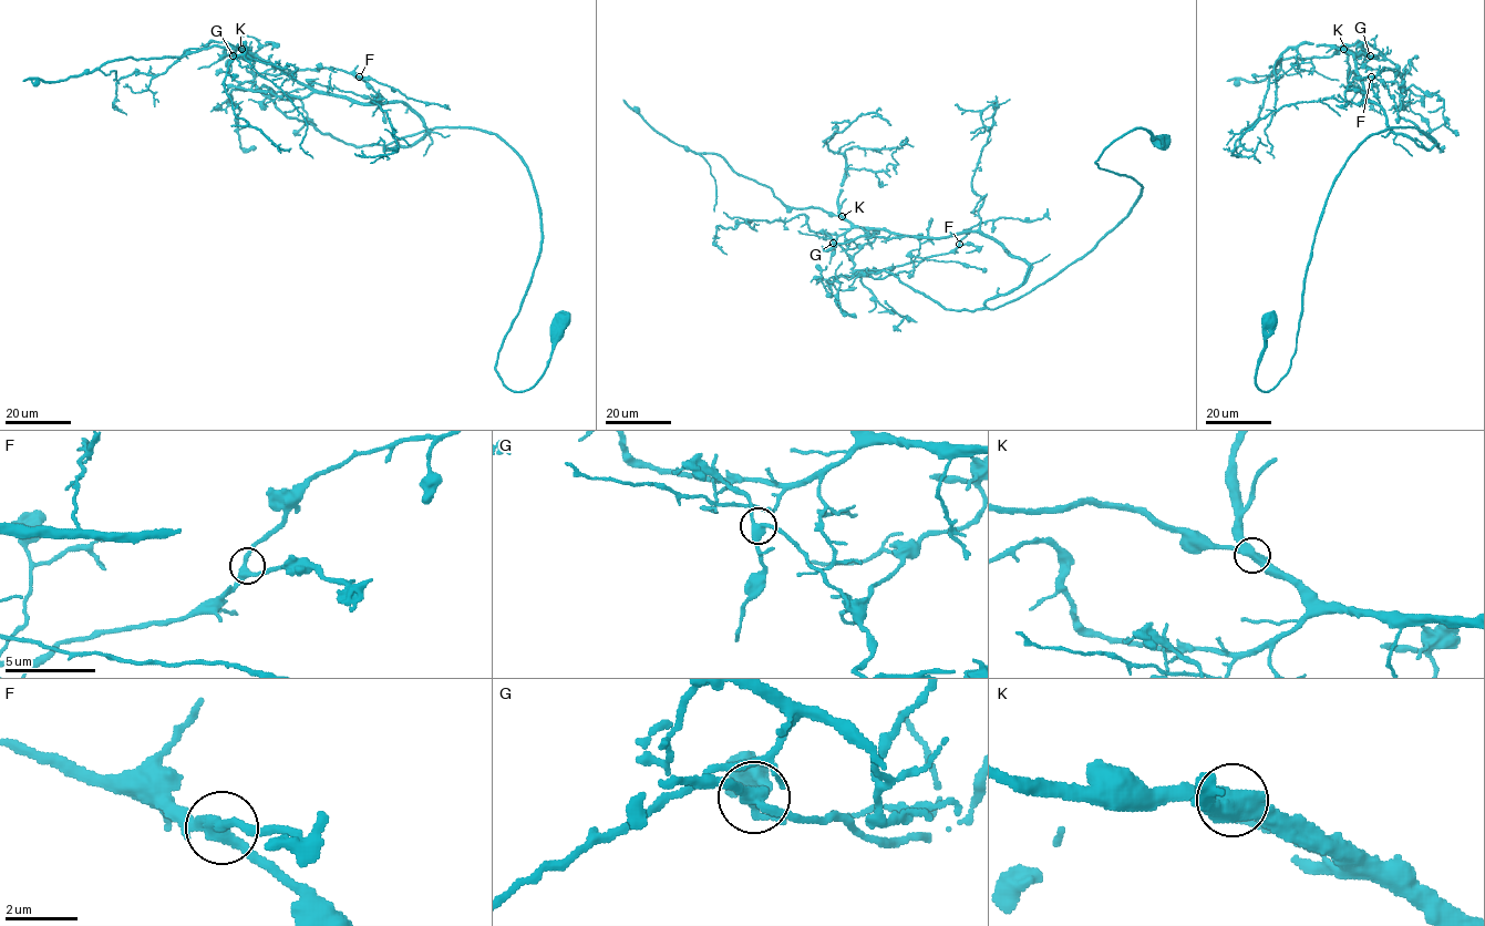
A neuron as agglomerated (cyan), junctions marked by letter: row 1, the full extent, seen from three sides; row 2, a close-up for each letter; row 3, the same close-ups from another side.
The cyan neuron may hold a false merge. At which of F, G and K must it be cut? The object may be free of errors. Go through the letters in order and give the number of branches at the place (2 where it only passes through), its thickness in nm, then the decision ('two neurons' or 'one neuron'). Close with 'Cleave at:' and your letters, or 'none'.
F: 3 branches meet; 320 nm thick; one neuron
G: 3 branches meet; 300 nm thick; one neuron
K: 3 branches meet; 460 nm thick; two neurons
Cleave at: K

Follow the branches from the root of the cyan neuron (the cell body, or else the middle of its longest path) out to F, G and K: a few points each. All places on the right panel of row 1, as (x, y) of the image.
F: (1272, 322), (1264, 391), (1290, 366), (1348, 156), (1393, 127), (1436, 146), (1399, 115), (1402, 76), (1371, 76)
G: (1272, 322), (1264, 391), (1290, 366), (1348, 156), (1393, 127), (1436, 146), (1399, 115), (1396, 67), (1370, 57)
K: (1272, 322), (1264, 391), (1290, 366), (1348, 156), (1393, 127), (1437, 144), (1399, 115), (1396, 67), (1344, 49)

